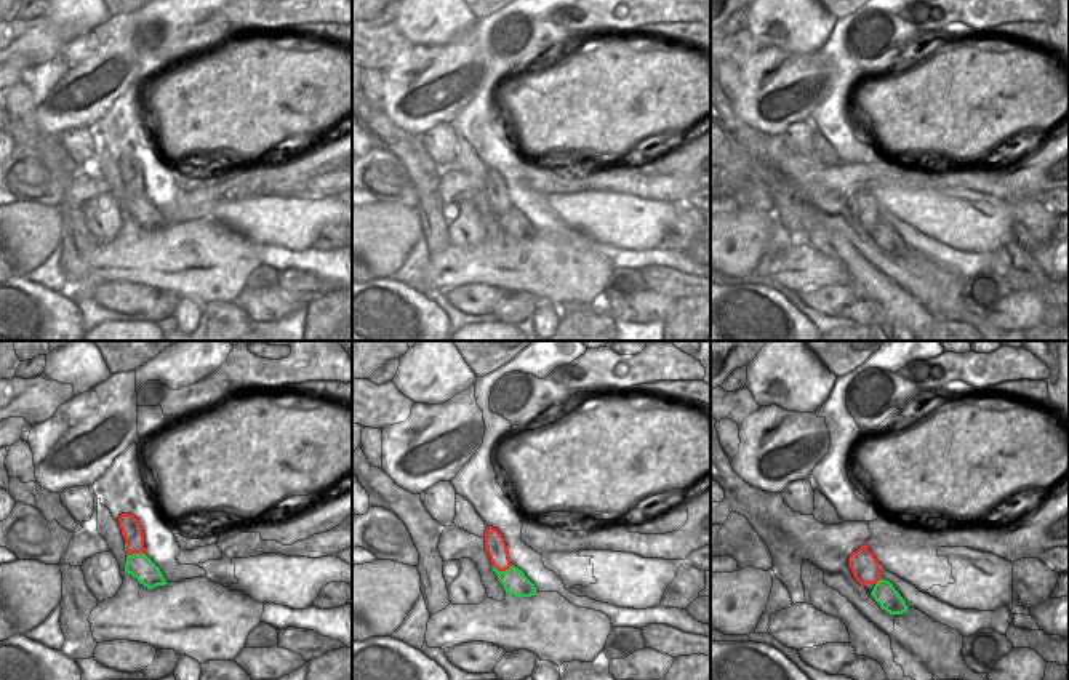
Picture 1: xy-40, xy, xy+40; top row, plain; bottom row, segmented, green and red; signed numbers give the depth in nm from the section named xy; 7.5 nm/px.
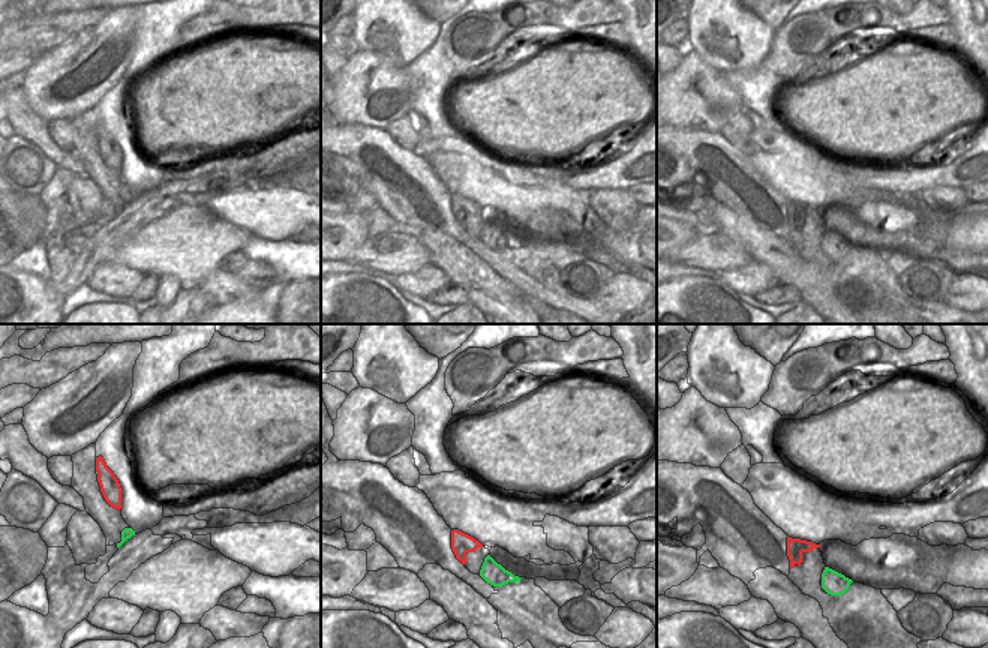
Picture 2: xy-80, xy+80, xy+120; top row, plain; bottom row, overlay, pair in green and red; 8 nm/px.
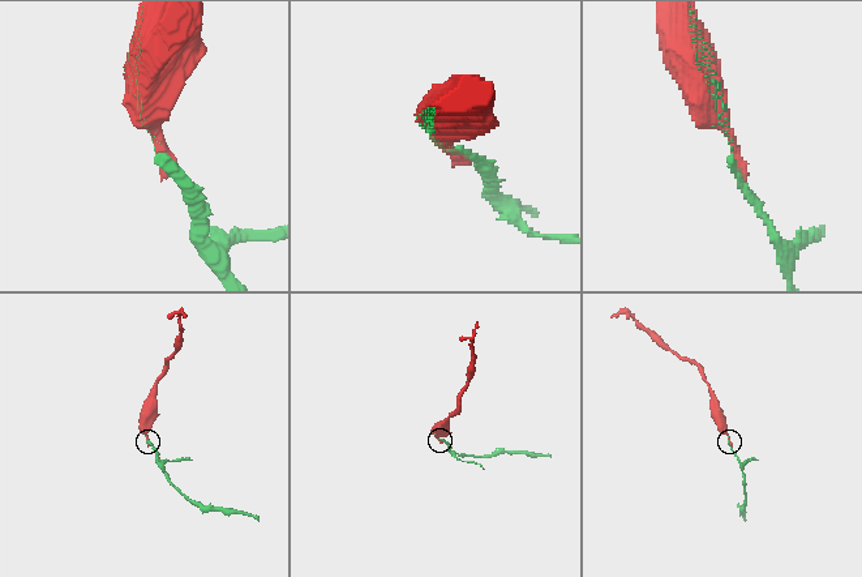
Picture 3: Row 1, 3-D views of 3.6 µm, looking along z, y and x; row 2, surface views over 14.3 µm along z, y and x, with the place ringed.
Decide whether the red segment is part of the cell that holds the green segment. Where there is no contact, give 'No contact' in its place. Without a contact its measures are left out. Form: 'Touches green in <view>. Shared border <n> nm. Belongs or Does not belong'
Touches green in xy. Shared border 160 nm. Does not belong.

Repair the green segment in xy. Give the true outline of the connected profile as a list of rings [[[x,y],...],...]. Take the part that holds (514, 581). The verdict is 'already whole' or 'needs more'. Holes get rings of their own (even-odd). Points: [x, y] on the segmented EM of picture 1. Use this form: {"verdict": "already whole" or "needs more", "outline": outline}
{"verdict": "already whole", "outline": [[[512,565],[506,571],[498,571],[494,566],[491,566],[491,570],[496,573],[506,594],[514,597],[531,597],[536,594],[534,584],[517,566]]]}

